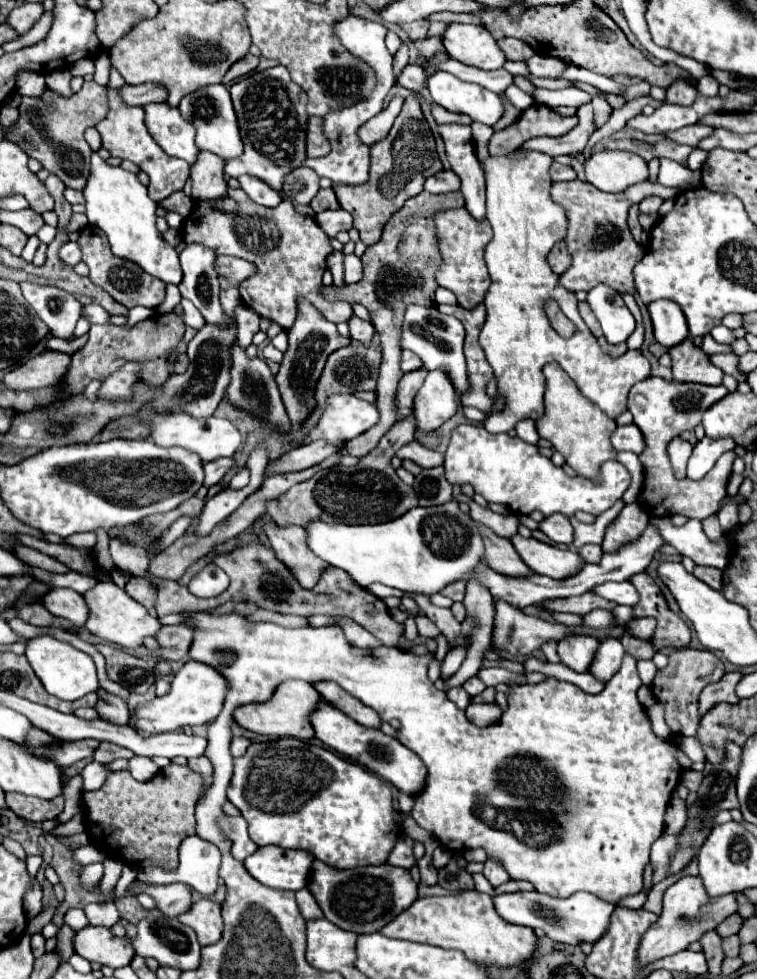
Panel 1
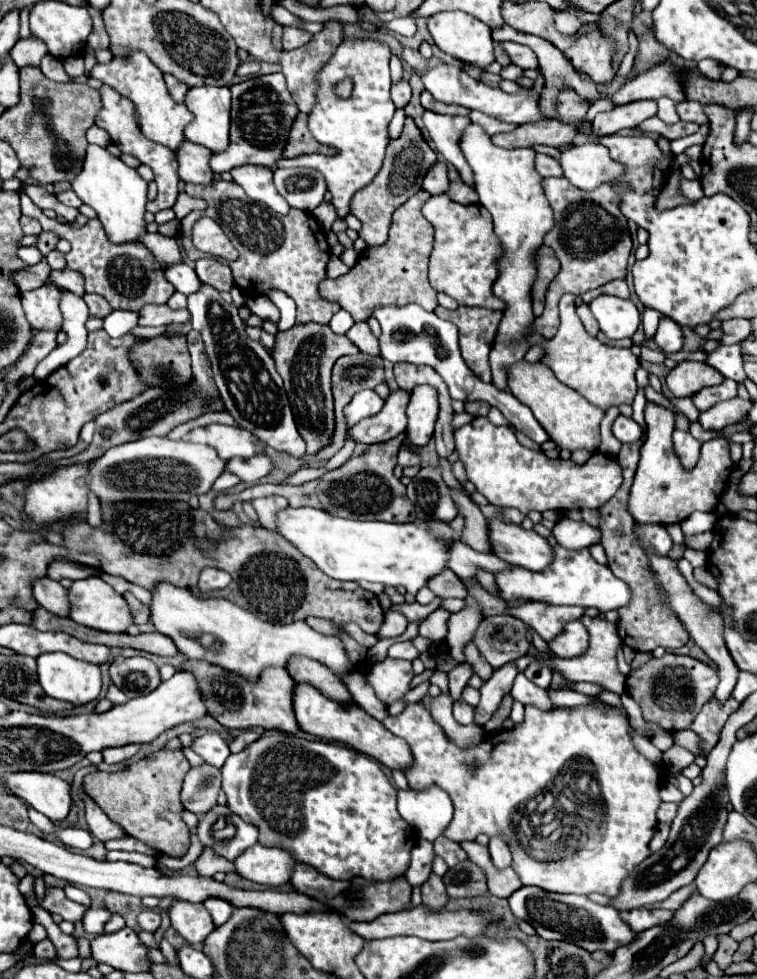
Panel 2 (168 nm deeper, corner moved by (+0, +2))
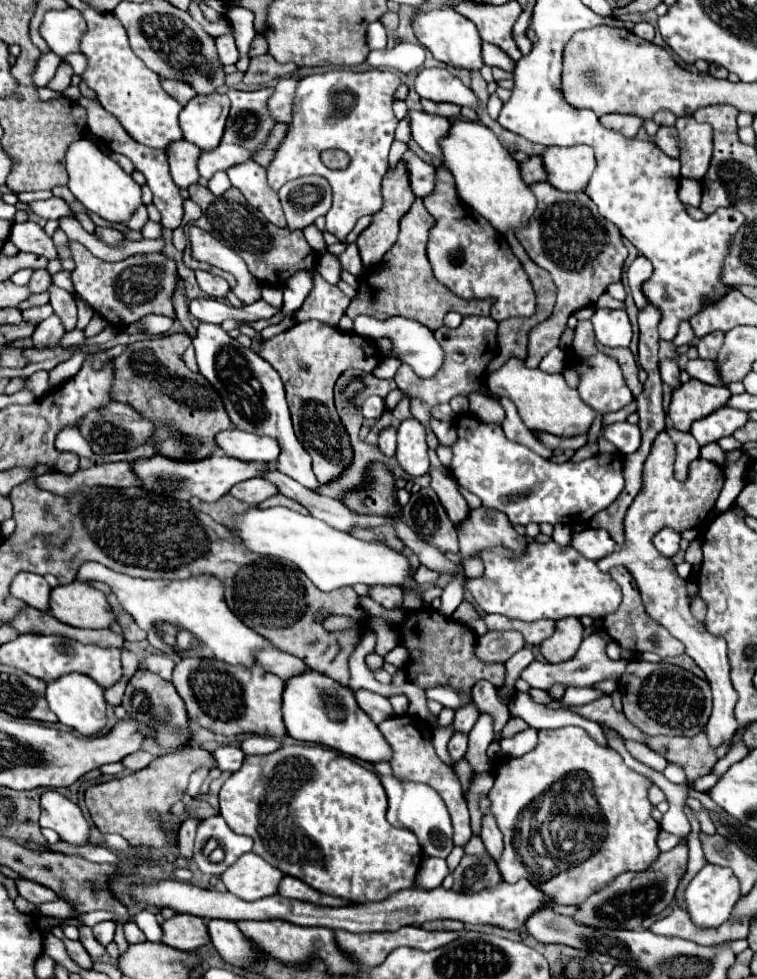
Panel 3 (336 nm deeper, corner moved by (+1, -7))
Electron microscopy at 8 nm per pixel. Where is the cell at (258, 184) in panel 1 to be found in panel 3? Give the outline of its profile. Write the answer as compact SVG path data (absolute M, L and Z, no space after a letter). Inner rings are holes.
M246 161L228 169L228 177L234 187L242 191L246 201L256 207L270 223L278 227L286 227L286 219L282 213L280 199L274 191L270 191L266 183L266 169L254 161Z

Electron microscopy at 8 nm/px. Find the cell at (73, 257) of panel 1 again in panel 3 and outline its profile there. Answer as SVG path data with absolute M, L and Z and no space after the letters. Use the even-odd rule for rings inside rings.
M38 269L38 271L34 271L34 275L32 275L30 283L28 283L28 289L30 289L30 293L42 293L42 291L48 289L50 281L52 281L52 277L48 275L48 271Z

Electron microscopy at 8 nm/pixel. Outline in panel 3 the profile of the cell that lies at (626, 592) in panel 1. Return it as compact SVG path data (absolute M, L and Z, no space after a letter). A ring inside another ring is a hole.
M532 541L518 555L502 547L482 551L480 555L484 561L484 575L468 579L466 589L484 613L498 613L520 621L558 621L570 615L602 619L616 611L622 601L622 593L608 573L602 573L594 561L584 559L574 547L562 547L556 541Z

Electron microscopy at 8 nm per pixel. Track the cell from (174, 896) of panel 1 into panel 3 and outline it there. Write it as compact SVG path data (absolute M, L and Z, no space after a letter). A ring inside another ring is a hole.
M130 921L130 923L126 923L124 925L124 937L126 937L126 941L130 943L130 945L134 945L134 943L142 943L142 941L146 941L146 937L144 937L144 933L138 929L138 925L134 923L134 921Z

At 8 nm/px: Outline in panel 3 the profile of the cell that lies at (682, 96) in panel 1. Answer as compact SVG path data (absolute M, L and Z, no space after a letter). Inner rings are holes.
M678 117L676 119L678 145L680 145L680 163L682 177L702 180L708 171L708 163L712 157L712 129L706 123L694 121L694 117Z

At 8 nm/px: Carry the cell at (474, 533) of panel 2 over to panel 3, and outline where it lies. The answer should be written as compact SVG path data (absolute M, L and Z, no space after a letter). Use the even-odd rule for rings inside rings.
M432 467L430 469L430 477L432 477L430 487L438 495L442 507L446 509L446 513L450 517L450 521L454 525L458 525L460 521L464 521L466 515L468 515L468 503L460 495L456 481L450 477L450 471L440 471L440 469Z

